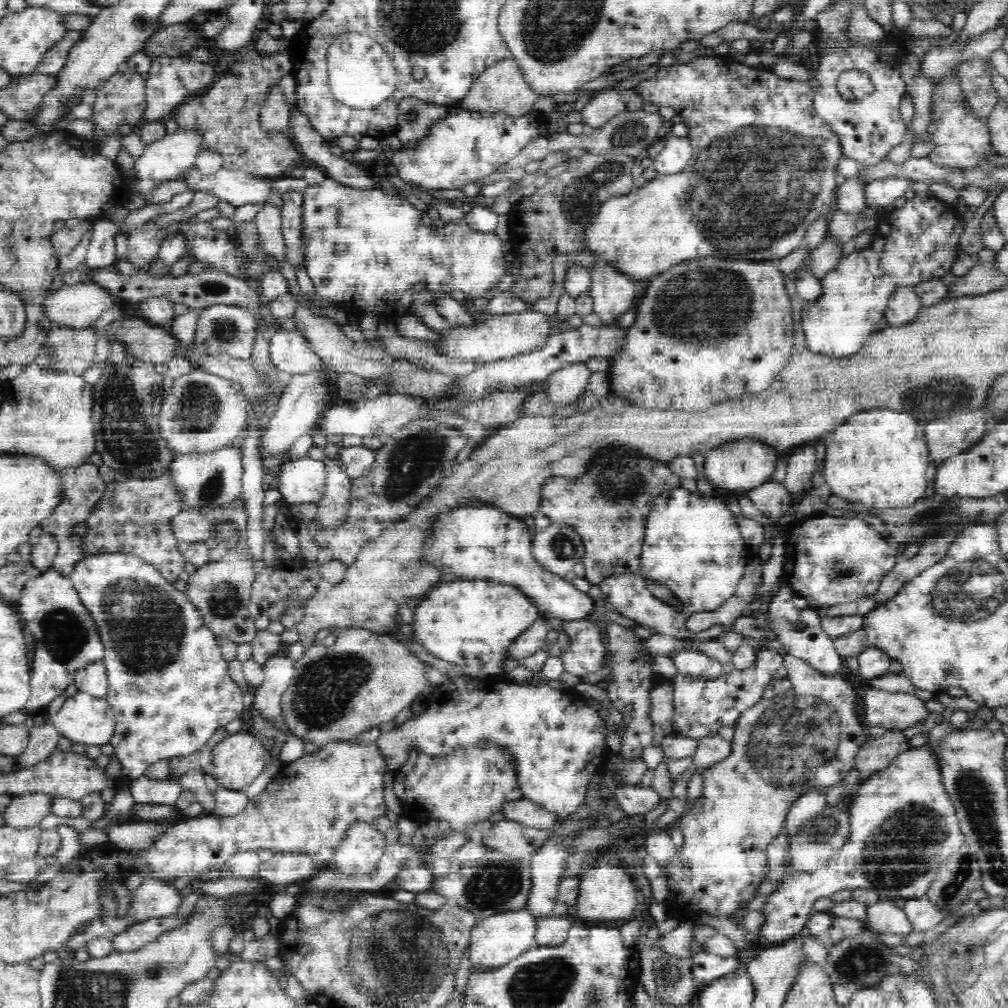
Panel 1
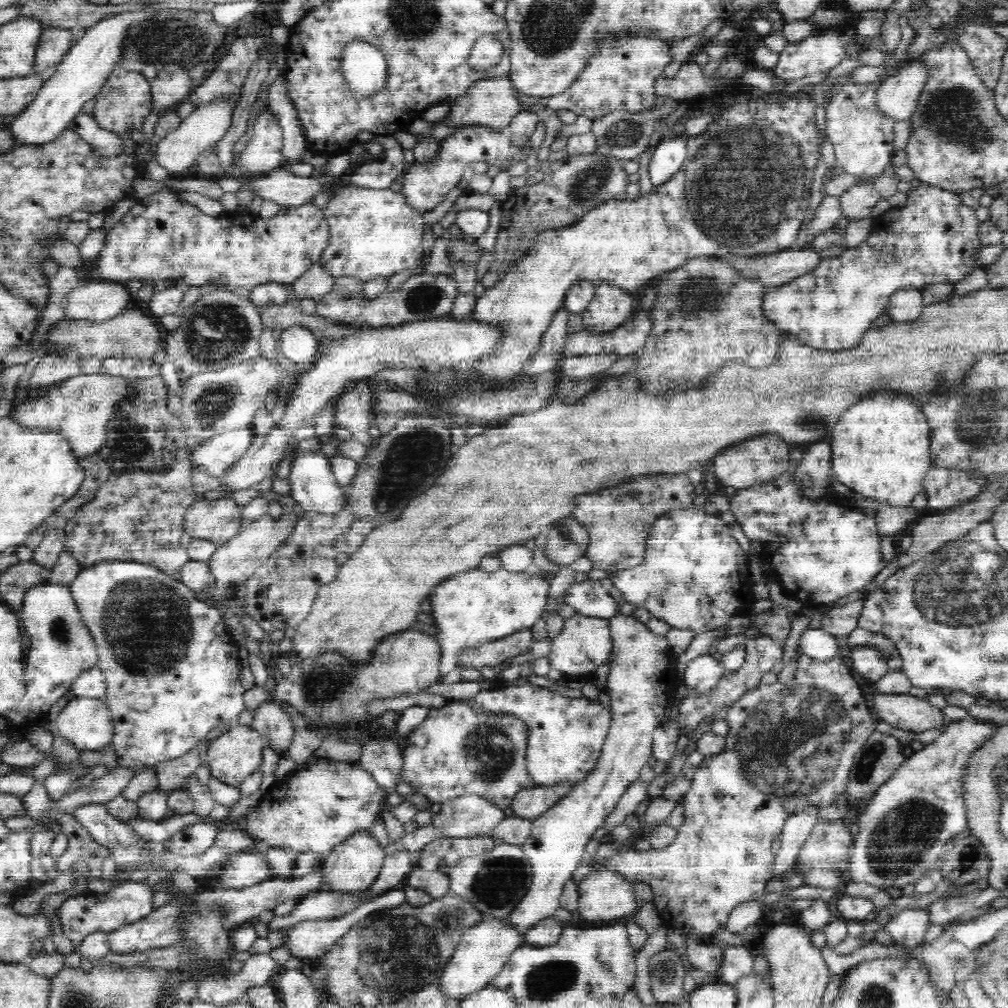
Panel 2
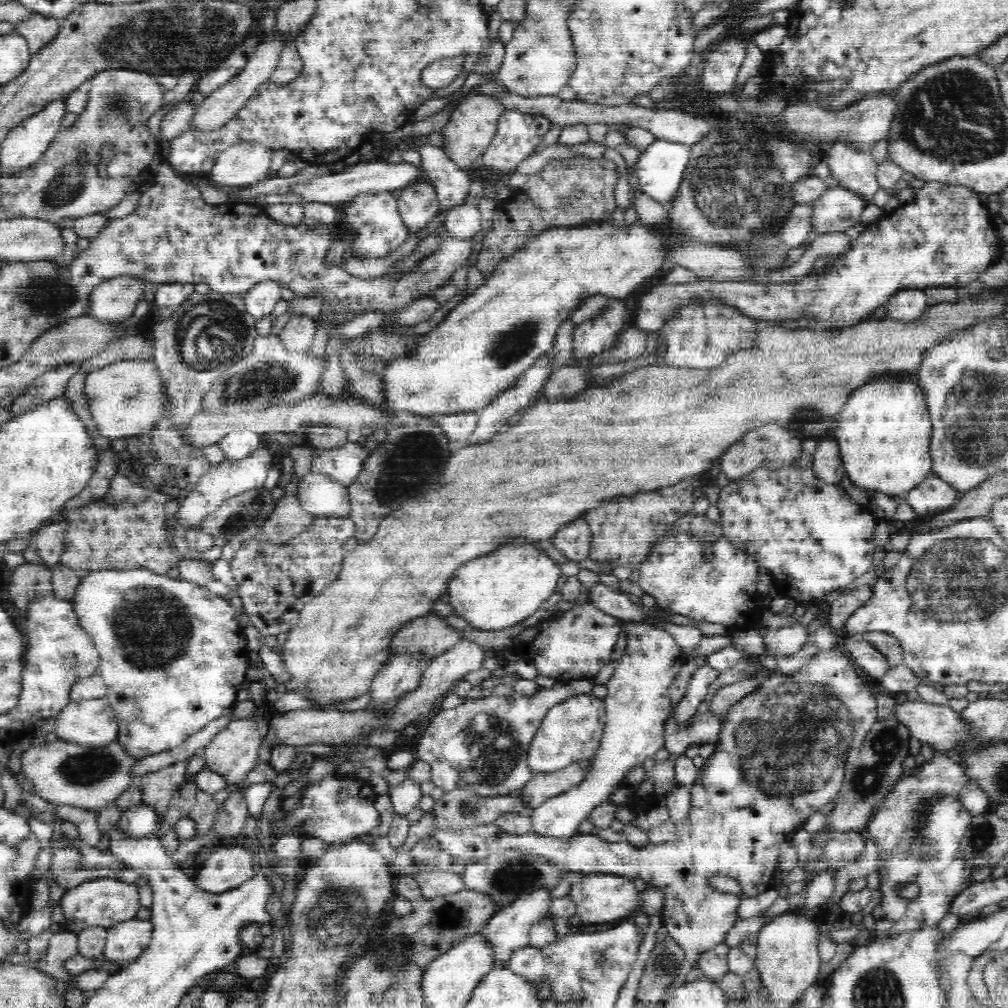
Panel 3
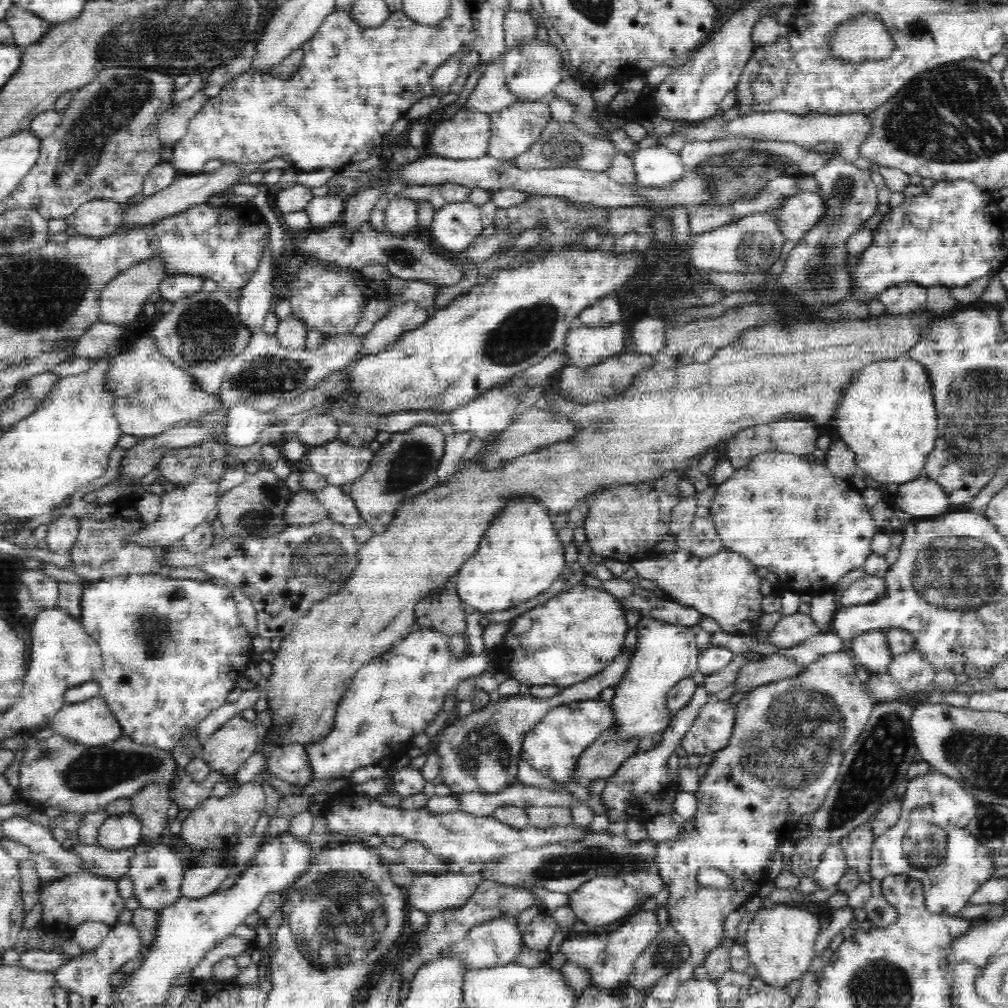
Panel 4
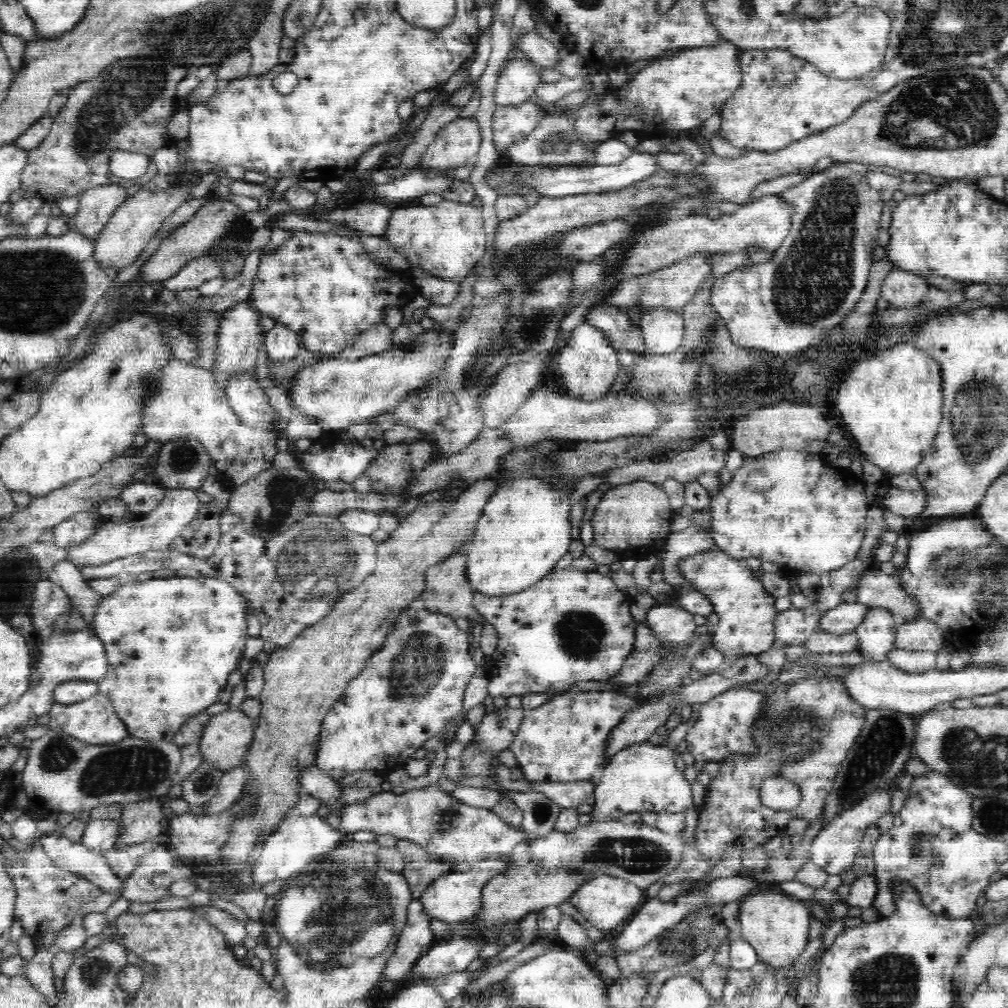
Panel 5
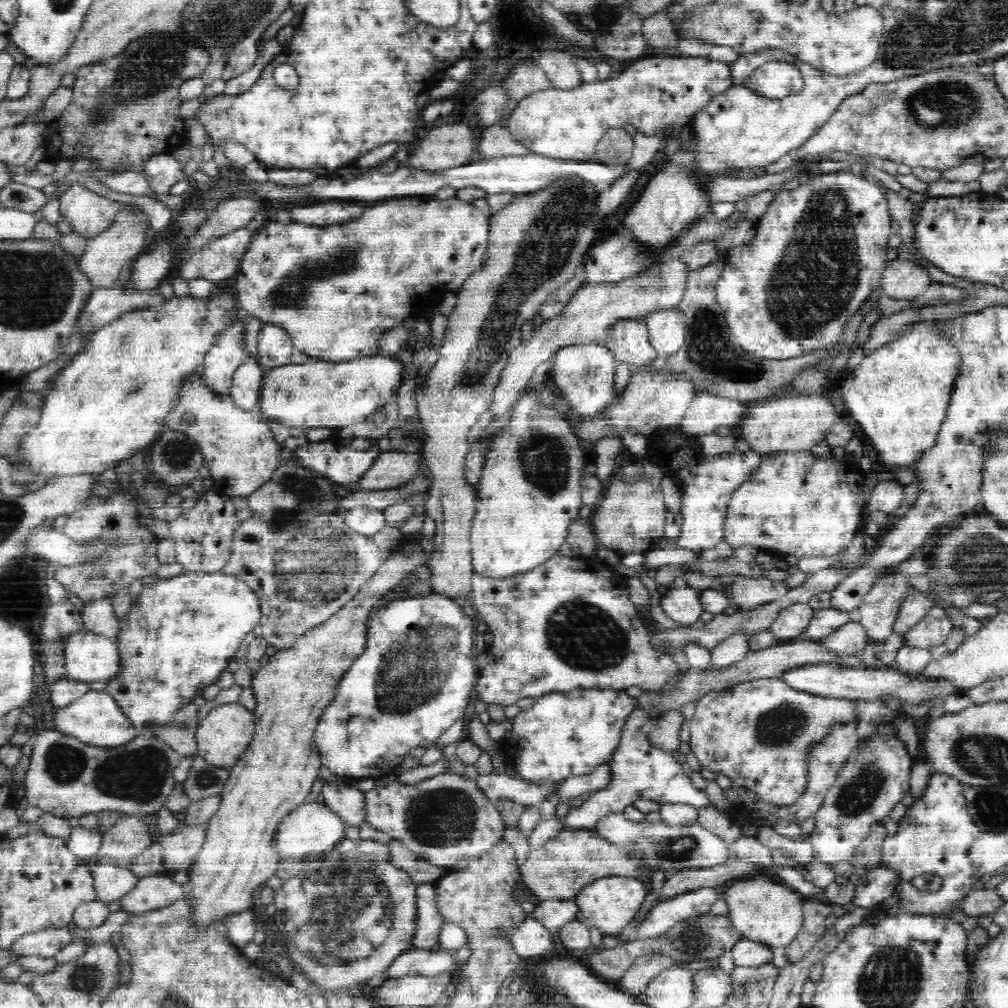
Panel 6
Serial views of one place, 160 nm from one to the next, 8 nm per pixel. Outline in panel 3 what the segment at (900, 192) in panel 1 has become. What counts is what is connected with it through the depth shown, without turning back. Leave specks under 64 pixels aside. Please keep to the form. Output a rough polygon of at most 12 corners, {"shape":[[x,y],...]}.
{"shape":[[842,187],[810,204],[814,234],[844,233],[866,204]]}

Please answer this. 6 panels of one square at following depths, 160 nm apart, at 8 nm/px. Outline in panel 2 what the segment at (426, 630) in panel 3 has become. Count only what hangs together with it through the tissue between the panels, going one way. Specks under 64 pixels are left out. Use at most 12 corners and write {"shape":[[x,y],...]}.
{"shape":[[391,634],[364,670],[336,653],[271,685],[311,725],[366,718],[374,698],[434,685],[442,645]]}

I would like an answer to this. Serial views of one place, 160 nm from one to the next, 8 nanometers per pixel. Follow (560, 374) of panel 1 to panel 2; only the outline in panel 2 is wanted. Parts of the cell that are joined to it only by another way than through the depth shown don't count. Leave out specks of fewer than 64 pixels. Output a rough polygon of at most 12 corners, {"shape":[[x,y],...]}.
{"shape":[[619,352],[574,354],[560,364],[568,376],[590,376],[608,370]]}

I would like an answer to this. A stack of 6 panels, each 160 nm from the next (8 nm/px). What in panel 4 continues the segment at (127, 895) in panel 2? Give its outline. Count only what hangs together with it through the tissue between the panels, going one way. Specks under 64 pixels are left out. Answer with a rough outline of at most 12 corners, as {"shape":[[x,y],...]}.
{"shape":[[88,872],[45,885],[41,921],[113,926],[125,910],[113,880]]}

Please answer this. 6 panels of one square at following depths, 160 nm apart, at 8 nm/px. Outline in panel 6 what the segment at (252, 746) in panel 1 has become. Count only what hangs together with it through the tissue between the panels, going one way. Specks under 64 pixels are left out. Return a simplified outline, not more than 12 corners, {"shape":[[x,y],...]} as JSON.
{"shape":[[240,703],[209,710],[195,730],[196,756],[232,767],[255,733]]}

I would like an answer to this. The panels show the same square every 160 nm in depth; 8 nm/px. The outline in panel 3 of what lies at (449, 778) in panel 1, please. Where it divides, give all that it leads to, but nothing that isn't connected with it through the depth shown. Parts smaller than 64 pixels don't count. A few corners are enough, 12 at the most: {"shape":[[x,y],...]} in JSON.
{"shape":[[594,677],[436,709],[415,742],[444,791],[512,794],[550,709]]}

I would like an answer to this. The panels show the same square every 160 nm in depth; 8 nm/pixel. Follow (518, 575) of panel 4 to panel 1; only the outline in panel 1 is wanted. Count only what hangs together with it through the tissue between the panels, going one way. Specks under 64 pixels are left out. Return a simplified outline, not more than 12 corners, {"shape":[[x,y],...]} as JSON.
{"shape":[[460,579],[415,610],[415,638],[483,680],[543,617],[514,583]]}

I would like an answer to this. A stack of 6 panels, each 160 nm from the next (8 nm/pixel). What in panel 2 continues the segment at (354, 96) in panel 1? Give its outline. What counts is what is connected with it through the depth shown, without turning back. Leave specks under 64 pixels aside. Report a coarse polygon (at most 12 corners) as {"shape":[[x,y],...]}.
{"shape":[[366,42],[346,47],[343,73],[354,93],[376,91],[383,52]]}

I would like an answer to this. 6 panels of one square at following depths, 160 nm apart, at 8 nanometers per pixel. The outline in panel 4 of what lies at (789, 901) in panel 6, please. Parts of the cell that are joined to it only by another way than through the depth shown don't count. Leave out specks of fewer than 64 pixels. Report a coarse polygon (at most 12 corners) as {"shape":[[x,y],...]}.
{"shape":[[764,902],[743,929],[751,970],[799,979],[822,930],[812,912]]}

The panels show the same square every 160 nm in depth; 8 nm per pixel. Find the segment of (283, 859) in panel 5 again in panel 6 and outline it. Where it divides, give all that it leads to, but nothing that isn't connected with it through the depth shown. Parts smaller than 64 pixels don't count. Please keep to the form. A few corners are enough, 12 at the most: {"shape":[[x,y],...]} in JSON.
{"shape":[[326,802],[297,806],[277,832],[282,857],[334,851],[349,827]]}

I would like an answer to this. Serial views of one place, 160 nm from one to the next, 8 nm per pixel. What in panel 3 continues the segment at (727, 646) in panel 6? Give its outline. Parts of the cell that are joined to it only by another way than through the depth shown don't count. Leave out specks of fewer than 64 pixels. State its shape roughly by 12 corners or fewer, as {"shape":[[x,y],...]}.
{"shape":[[666,535],[630,577],[659,608],[734,624],[761,572],[720,539]]}

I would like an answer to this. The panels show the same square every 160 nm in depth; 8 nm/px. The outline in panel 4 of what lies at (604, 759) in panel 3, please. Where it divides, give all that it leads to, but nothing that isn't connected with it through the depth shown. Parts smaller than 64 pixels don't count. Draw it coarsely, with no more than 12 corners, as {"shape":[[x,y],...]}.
{"shape":[[642,616],[612,701],[621,734],[671,722],[670,689],[699,670],[691,626]]}

